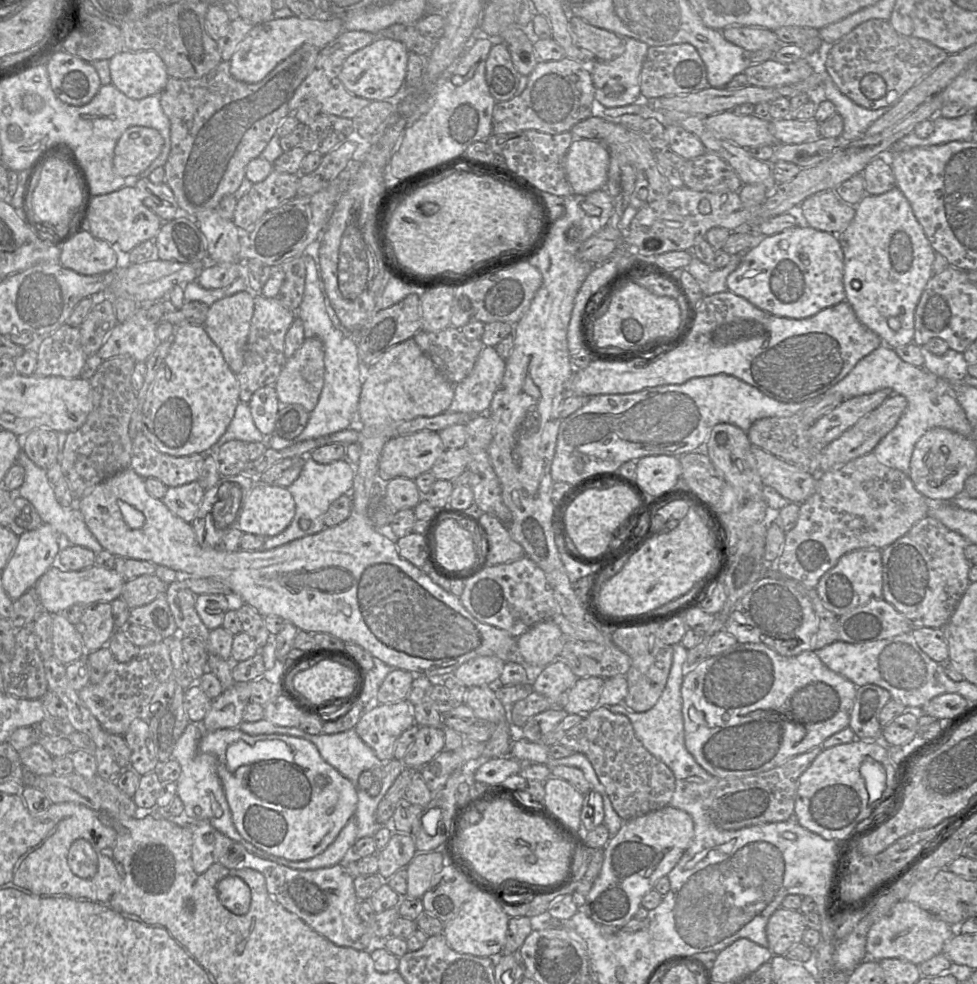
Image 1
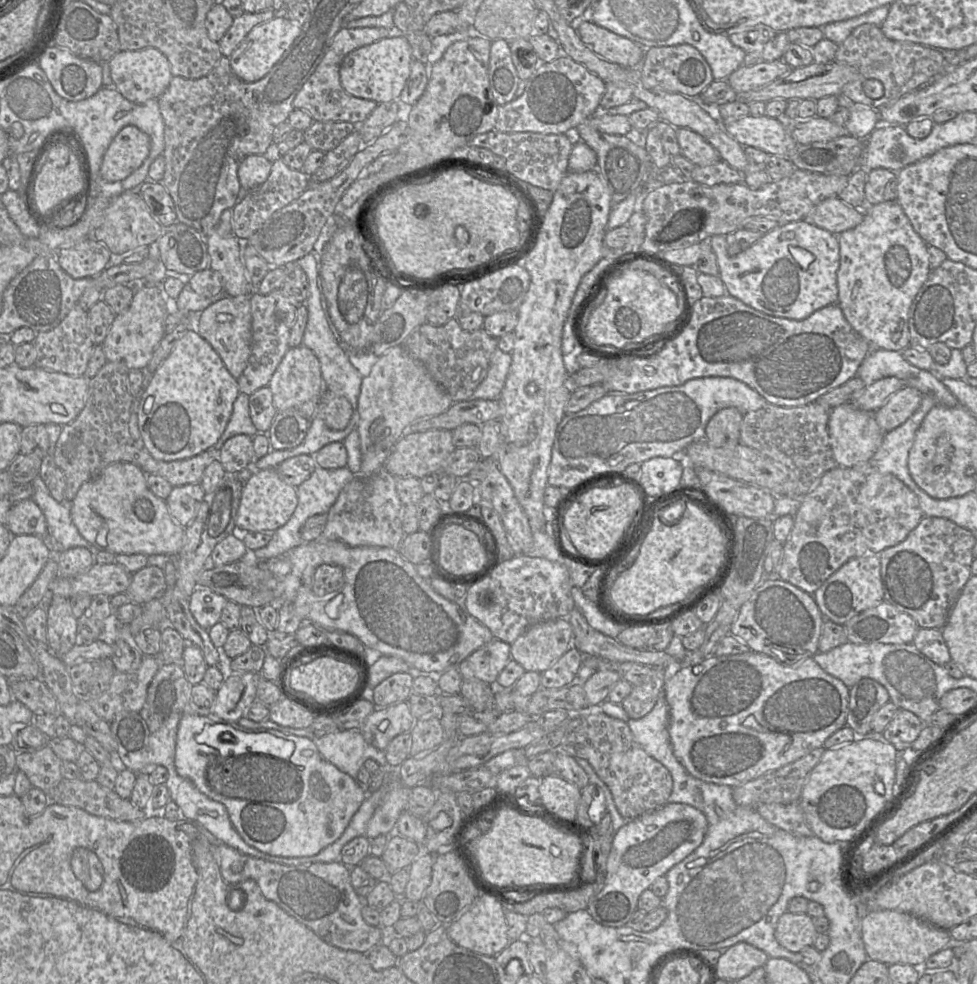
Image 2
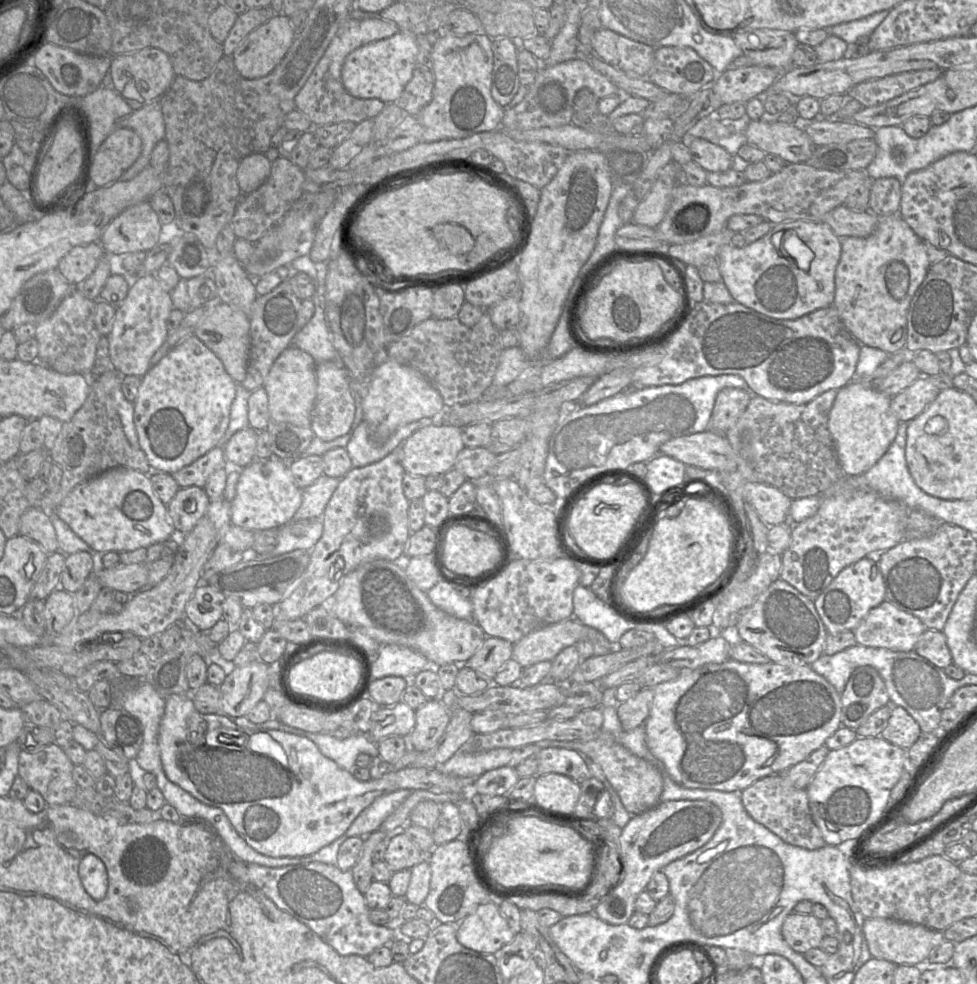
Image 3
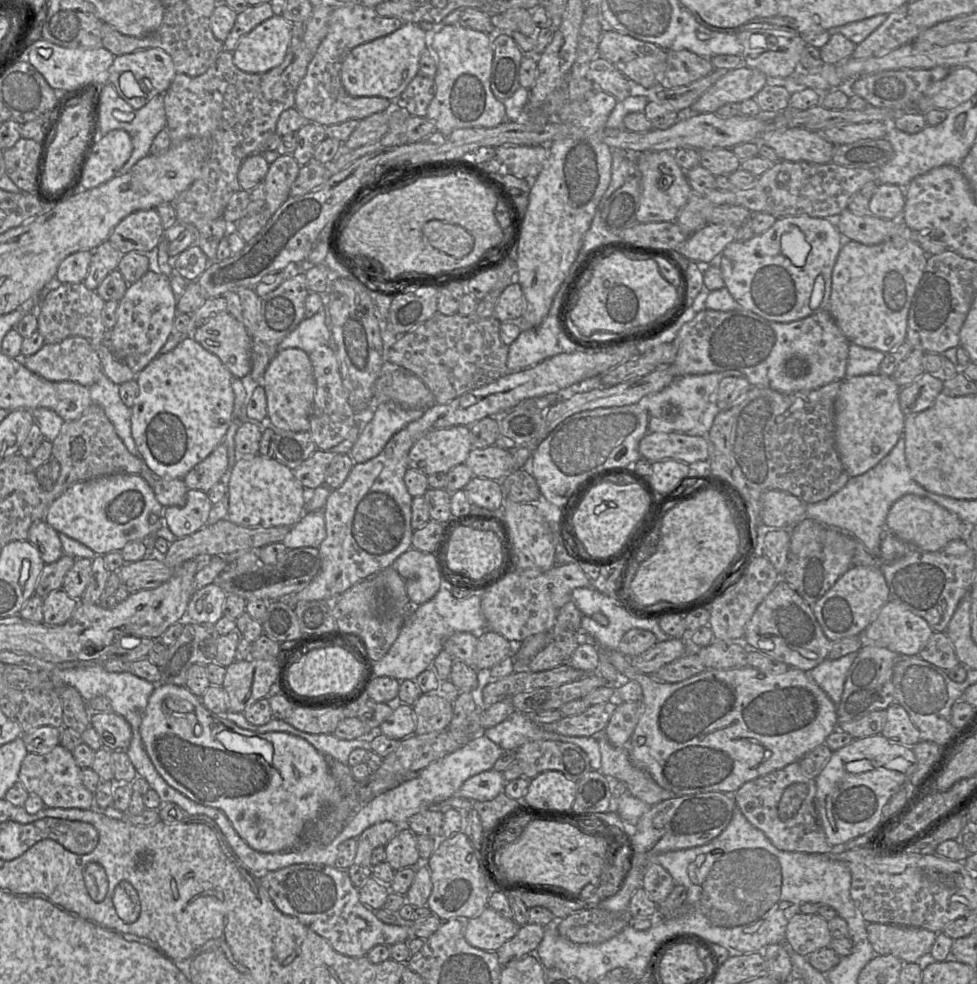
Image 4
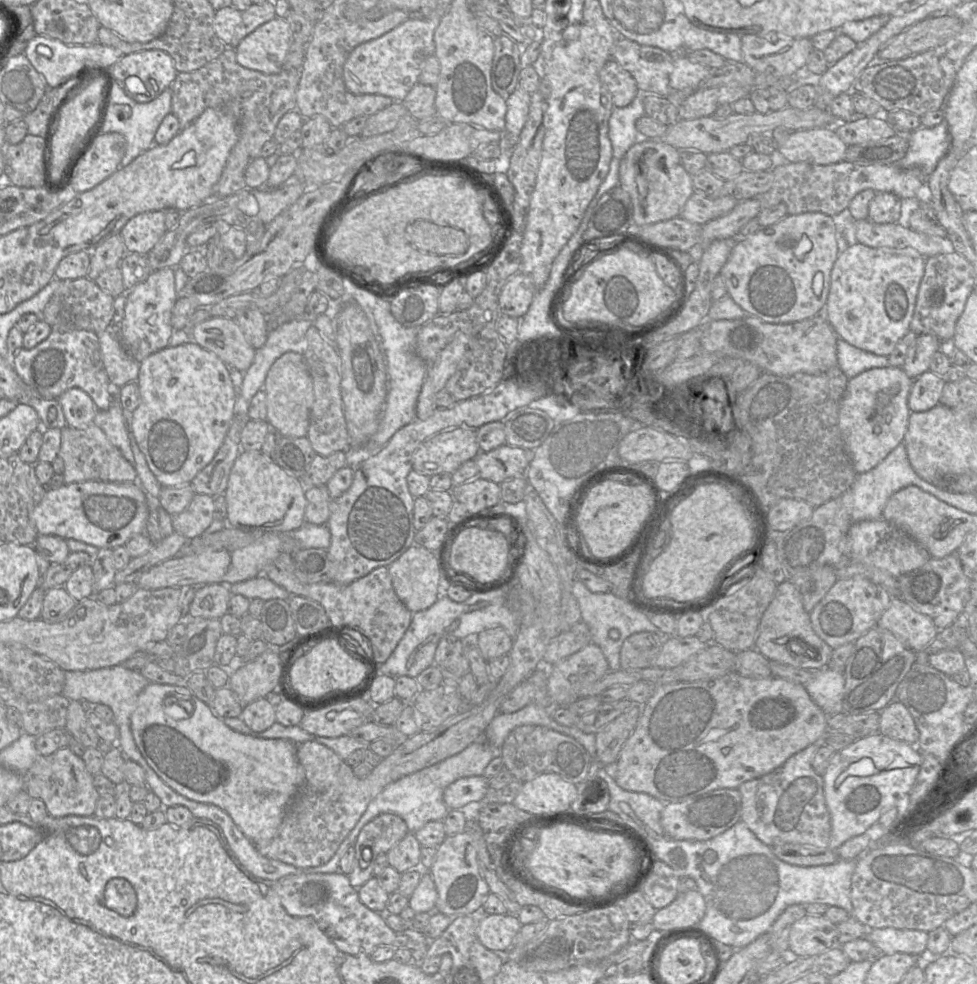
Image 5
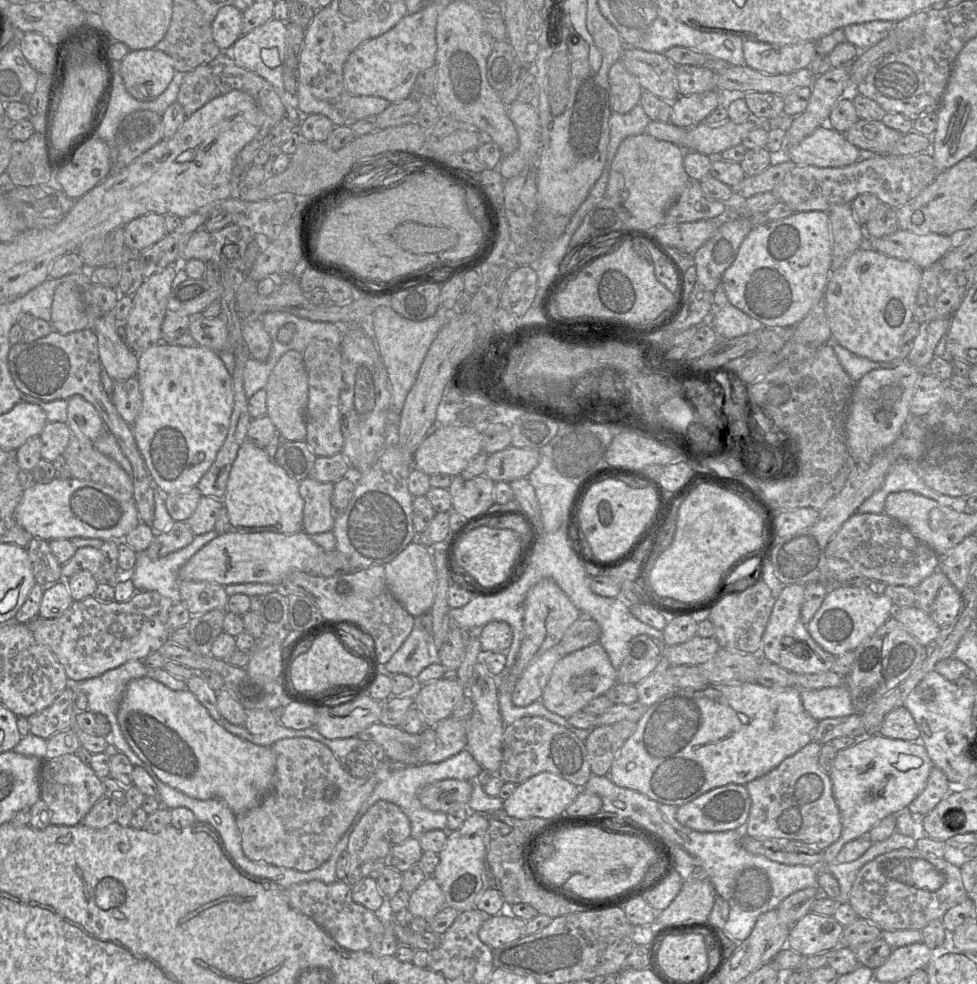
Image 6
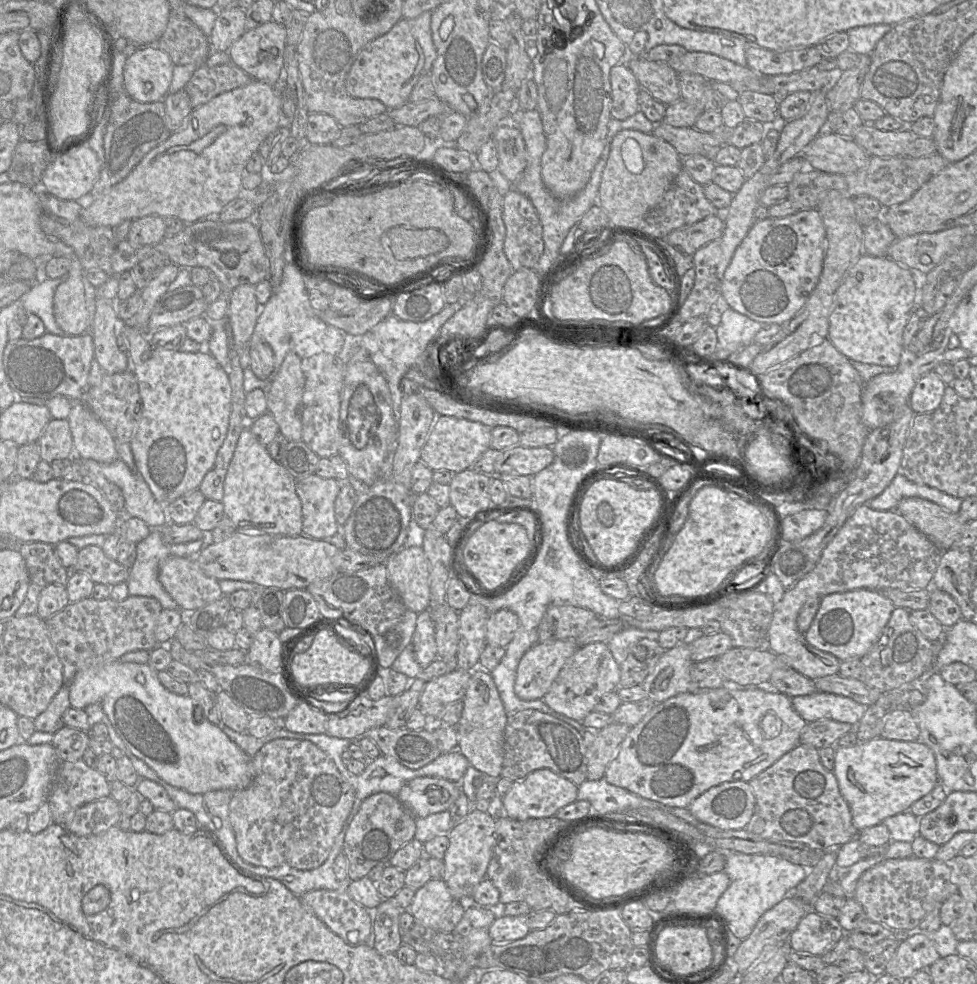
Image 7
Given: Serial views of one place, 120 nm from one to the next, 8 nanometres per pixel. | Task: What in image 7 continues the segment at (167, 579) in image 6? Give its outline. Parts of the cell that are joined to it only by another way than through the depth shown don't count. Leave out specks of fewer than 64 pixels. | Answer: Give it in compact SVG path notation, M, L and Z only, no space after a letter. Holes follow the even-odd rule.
M151 528L150 534L136 544L136 560L129 569L129 577L127 580L128 594L129 596L152 597L160 602L163 609L176 610L178 609L178 605L159 582L158 573L160 563L169 556L194 558L209 541L208 536L205 536L202 539L189 543L167 544L163 541L162 528Z

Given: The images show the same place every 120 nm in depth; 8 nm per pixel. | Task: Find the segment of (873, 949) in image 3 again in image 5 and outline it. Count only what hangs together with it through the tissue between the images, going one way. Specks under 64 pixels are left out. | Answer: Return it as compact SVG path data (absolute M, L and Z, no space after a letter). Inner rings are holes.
M874 928L868 937L880 954L907 953L920 956L927 949L928 932L915 929Z

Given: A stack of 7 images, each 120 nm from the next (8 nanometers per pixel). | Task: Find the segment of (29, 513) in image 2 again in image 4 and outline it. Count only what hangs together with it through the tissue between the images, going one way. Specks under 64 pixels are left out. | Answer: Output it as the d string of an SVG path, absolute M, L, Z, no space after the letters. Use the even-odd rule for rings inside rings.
M45 520L36 521L31 525L28 541L39 549L45 564L56 562L64 554L59 532Z

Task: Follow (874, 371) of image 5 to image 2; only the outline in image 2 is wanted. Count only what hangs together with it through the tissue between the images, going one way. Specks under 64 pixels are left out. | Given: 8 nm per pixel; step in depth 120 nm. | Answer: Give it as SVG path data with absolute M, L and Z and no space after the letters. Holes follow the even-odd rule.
M847 402L831 409L828 433L836 463L842 467L870 462L885 435L876 422L875 411L862 410L854 402Z

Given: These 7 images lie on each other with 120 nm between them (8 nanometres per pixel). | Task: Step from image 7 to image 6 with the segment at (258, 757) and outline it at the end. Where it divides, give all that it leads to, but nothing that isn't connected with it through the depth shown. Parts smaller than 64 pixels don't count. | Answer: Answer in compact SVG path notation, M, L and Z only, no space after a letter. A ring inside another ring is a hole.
M284 738L276 741L271 748L276 757L274 788L259 805L236 814L236 824L246 857L257 863L268 863L298 871L316 869L330 858L335 846L351 825L362 804L380 781L397 769L417 766L385 759L370 768L366 776L354 777L341 765L325 744L312 738Z

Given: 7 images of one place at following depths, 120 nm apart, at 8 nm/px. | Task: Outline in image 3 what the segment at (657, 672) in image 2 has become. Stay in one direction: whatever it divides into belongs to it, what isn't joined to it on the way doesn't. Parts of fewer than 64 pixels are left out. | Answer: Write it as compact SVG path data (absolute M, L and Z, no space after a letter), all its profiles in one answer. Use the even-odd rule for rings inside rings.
M641 688L633 697L616 707L618 718L625 731L645 723L653 700L652 688Z

